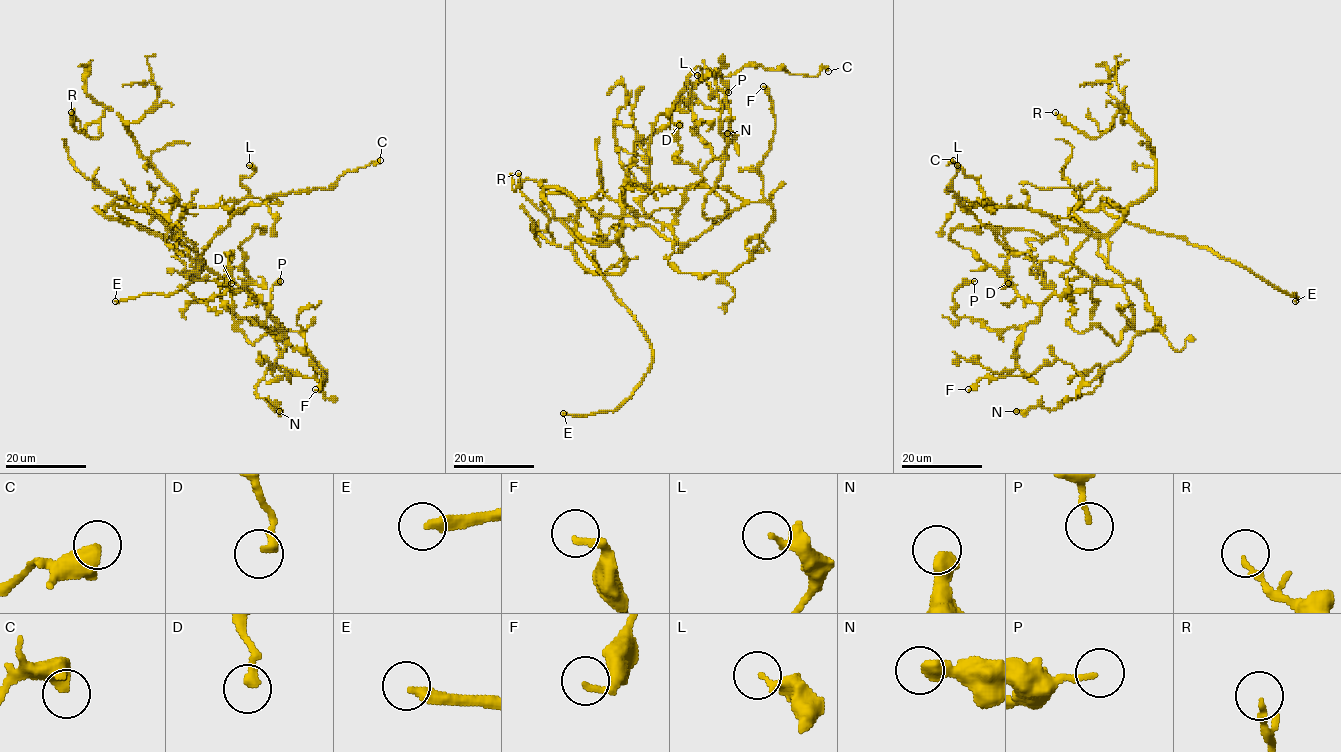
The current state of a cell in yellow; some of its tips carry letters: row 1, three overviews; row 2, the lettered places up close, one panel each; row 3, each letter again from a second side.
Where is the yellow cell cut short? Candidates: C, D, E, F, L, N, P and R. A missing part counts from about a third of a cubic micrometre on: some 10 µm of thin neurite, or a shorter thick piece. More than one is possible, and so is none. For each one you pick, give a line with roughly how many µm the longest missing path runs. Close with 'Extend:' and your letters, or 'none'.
E: 30 µm
Extend: E

